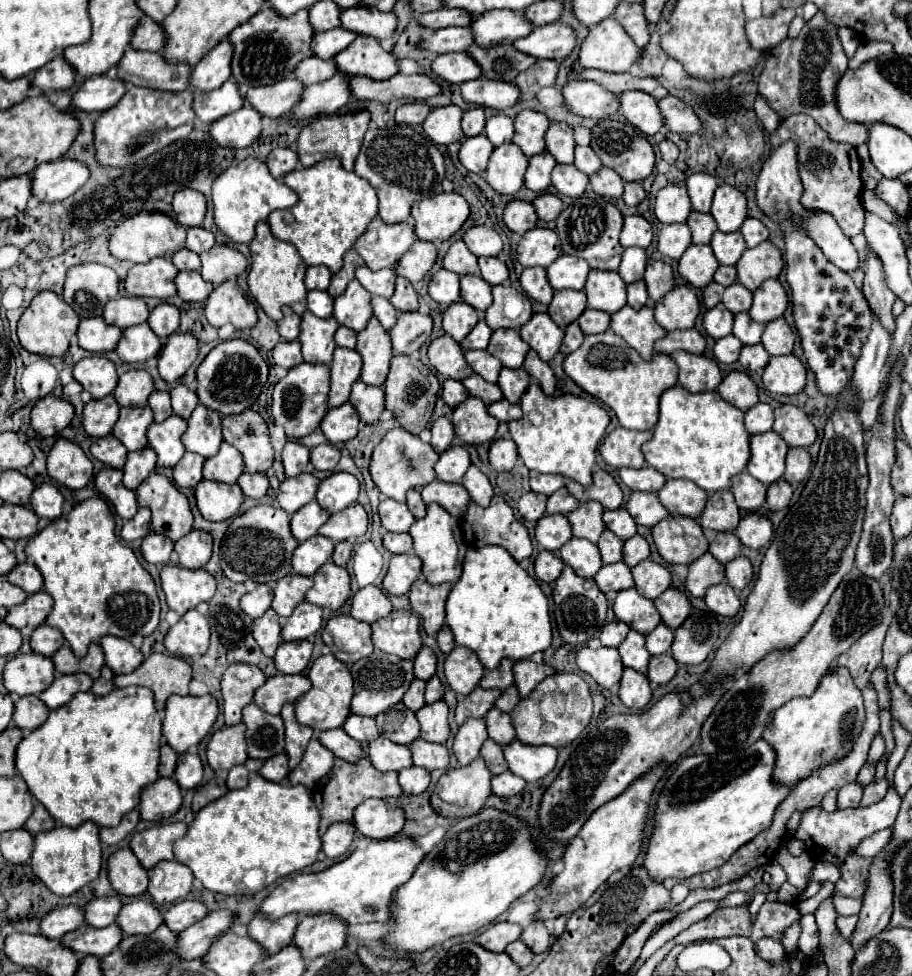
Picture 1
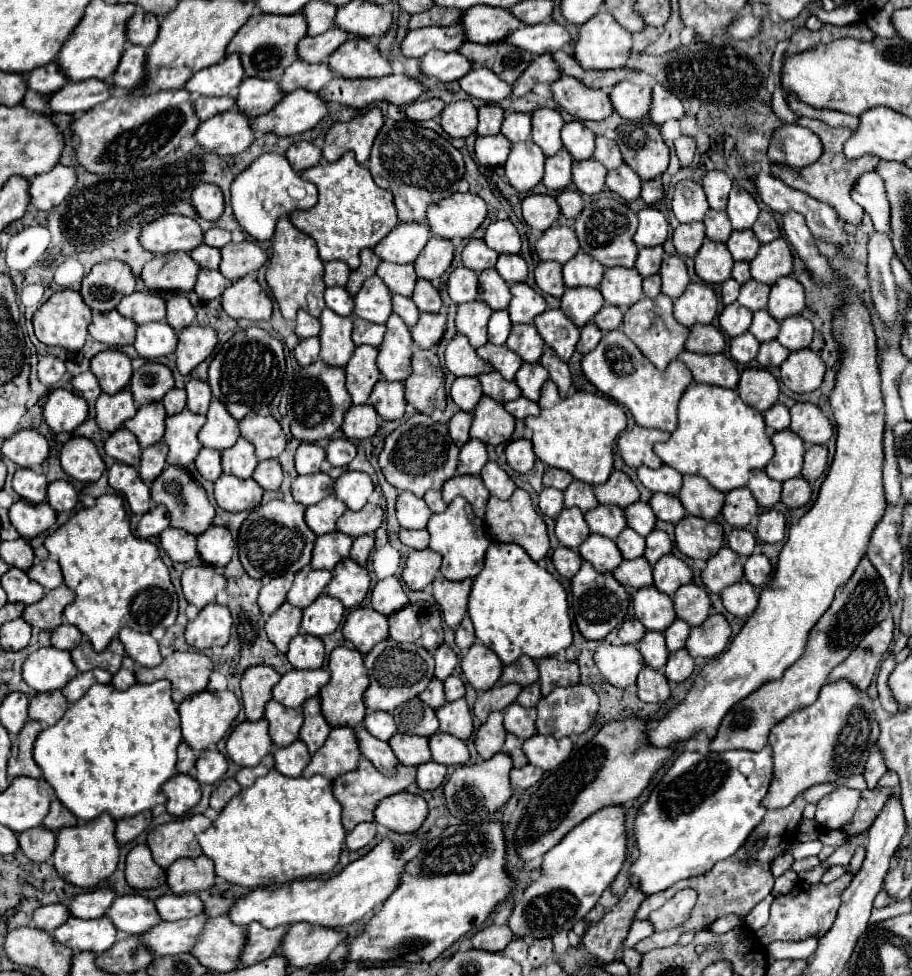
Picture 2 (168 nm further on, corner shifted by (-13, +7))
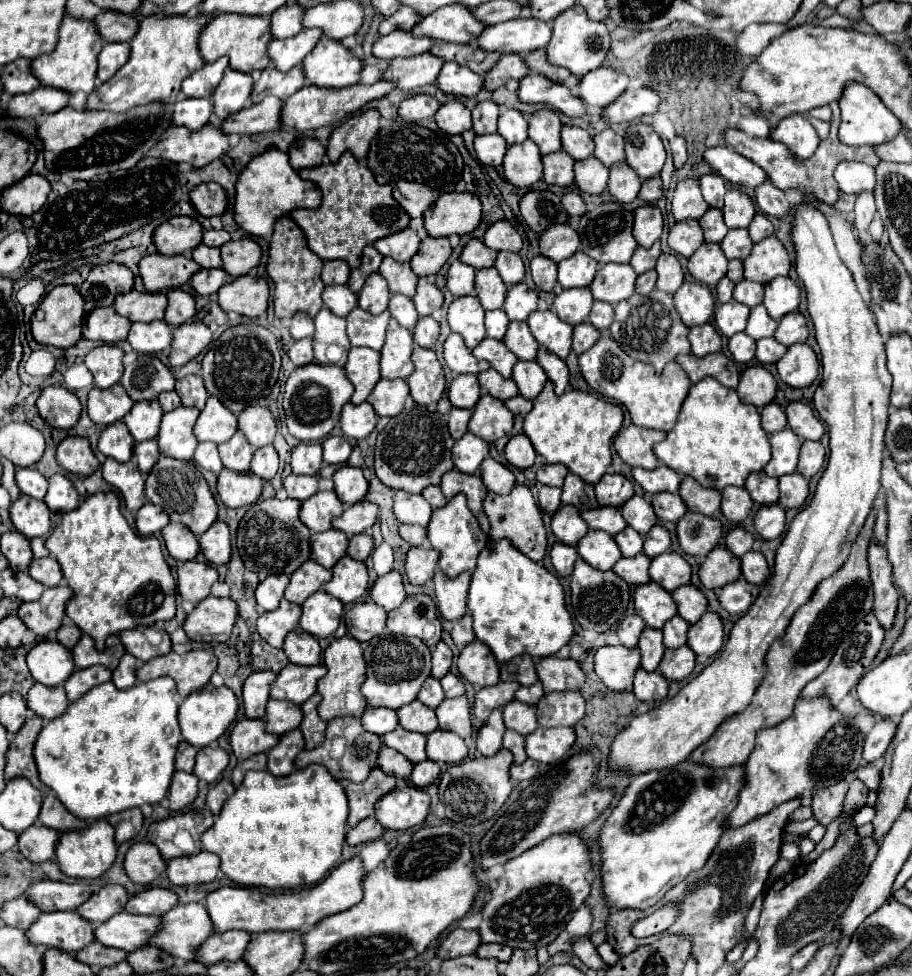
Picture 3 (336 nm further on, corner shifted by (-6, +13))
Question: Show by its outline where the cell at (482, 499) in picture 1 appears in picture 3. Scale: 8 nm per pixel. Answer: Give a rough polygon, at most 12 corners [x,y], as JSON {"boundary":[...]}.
{"boundary":[[490,456],[480,478],[494,494],[508,494],[516,484],[512,470]]}

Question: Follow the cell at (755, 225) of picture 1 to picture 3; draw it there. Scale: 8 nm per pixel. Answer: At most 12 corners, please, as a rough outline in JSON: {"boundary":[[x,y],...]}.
{"boundary":[[762,212],[754,216],[748,232],[752,242],[774,234],[770,220]]}

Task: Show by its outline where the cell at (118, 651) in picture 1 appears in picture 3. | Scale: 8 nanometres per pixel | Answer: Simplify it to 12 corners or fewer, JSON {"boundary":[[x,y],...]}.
{"boundary":[[142,630],[122,632],[126,652],[142,662],[160,654]]}

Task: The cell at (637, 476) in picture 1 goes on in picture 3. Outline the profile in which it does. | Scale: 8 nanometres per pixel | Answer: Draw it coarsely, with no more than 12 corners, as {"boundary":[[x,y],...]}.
{"boundary":[[660,464],[632,468],[634,480],[648,492],[678,492],[682,476]]}

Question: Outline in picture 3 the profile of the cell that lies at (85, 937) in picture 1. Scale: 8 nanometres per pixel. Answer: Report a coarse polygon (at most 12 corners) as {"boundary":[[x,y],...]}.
{"boundary":[[44,912],[26,930],[30,944],[78,952],[94,942],[76,912]]}

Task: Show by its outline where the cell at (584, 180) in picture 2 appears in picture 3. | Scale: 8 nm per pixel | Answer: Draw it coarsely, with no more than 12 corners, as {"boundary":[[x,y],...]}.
{"boundary":[[594,156],[574,164],[580,192],[606,190],[608,168]]}

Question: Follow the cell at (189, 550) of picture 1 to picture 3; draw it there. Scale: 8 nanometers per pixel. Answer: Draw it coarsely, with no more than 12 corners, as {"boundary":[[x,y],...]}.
{"boundary":[[214,522],[198,536],[202,554],[216,566],[232,556],[230,530]]}

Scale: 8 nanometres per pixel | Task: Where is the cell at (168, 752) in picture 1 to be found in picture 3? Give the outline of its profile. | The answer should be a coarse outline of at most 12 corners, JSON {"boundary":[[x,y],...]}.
{"boundary":[[180,742],[176,770],[192,772],[196,748]]}

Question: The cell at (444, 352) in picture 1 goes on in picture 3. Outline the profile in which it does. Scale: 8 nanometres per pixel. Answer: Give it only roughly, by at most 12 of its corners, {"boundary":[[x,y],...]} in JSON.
{"boundary":[[462,336],[444,342],[444,360],[454,374],[490,368],[472,356]]}

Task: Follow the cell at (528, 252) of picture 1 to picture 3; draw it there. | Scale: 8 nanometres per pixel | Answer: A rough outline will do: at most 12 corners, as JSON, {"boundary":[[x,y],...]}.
{"boundary":[[570,224],[540,234],[540,254],[556,264],[580,246]]}

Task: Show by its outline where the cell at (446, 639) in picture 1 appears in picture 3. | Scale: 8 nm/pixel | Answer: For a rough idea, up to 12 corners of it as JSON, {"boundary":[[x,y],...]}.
{"boundary":[[472,616],[454,622],[452,640],[458,648],[476,640]]}

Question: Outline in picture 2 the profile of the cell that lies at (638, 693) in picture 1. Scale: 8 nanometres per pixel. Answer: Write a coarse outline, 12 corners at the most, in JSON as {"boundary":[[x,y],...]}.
{"boundary":[[643,666],[637,676],[643,702],[665,702],[669,684],[663,672]]}

